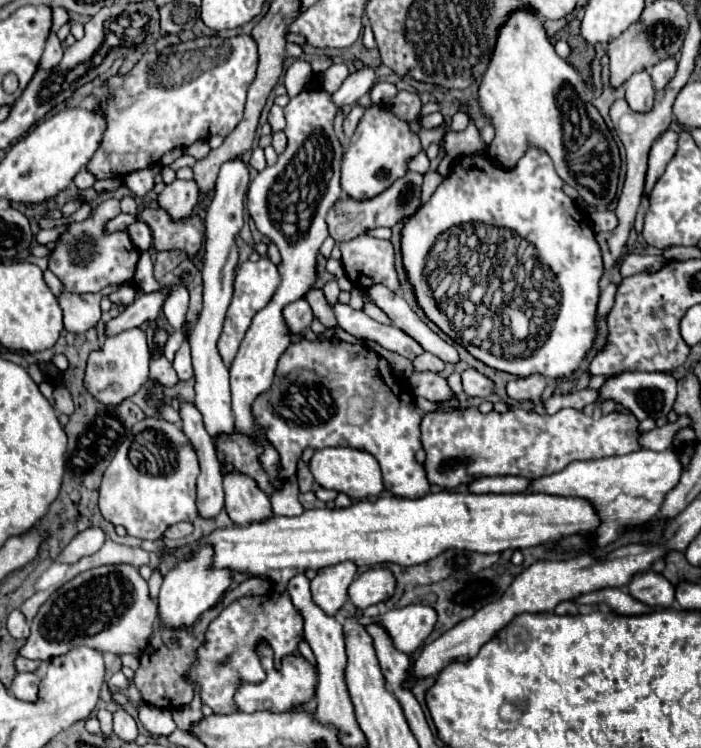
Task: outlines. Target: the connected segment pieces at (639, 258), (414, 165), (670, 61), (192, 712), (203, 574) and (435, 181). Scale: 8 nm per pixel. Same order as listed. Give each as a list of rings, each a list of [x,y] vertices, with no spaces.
[[[629,254],[621,262],[621,276],[635,276],[643,272],[657,272],[665,264],[663,256],[643,256],[643,254]]]
[[[425,152],[417,154],[415,158],[411,158],[411,170],[419,172],[419,174],[425,174],[429,170],[429,158],[427,158]]]
[[[665,58],[649,70],[649,74],[655,82],[655,90],[663,90],[667,86],[667,82],[675,76],[675,68],[677,68],[677,60],[675,58]]]
[[[197,684],[193,685],[193,690],[193,700],[191,700],[189,704],[185,704],[185,706],[181,706],[181,708],[173,710],[173,720],[175,720],[177,728],[179,728],[179,730],[183,730],[183,732],[191,732],[193,724],[197,724],[197,722],[203,718],[203,712],[201,710],[201,690]]]
[[[199,546],[199,558],[191,558],[191,562],[179,562],[165,578],[163,586],[157,598],[157,610],[159,610],[159,628],[169,630],[185,630],[189,628],[205,610],[213,608],[217,600],[223,596],[223,592],[231,584],[231,574],[223,574],[223,570],[211,570],[207,566],[211,562],[211,548]]]
[[[429,170],[429,172],[425,174],[425,182],[423,182],[423,202],[431,198],[433,190],[443,182],[443,178],[445,178],[445,176],[441,176],[437,170]]]

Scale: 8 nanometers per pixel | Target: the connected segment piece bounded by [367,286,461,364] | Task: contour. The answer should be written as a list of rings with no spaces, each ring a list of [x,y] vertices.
[[[371,286],[367,288],[369,298],[391,318],[391,322],[401,328],[405,334],[409,334],[423,350],[439,356],[443,362],[451,362],[457,364],[459,352],[447,344],[445,340],[441,340],[413,310],[411,306],[403,300],[401,294],[395,294],[391,290],[387,290],[385,286]]]

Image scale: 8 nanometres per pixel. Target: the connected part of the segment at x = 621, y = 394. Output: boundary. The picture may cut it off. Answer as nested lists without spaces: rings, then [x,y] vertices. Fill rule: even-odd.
[[[625,372],[621,376],[609,378],[599,388],[599,400],[595,404],[599,406],[607,398],[613,398],[615,402],[619,402],[623,408],[635,414],[637,420],[645,420],[645,418],[659,420],[659,418],[665,418],[673,408],[673,402],[677,398],[677,380],[665,372]]]

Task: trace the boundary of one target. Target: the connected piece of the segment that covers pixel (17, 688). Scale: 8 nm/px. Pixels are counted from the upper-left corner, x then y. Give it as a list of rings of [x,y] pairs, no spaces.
[[[17,674],[11,684],[11,694],[23,702],[37,702],[37,688],[39,688],[39,674]]]

